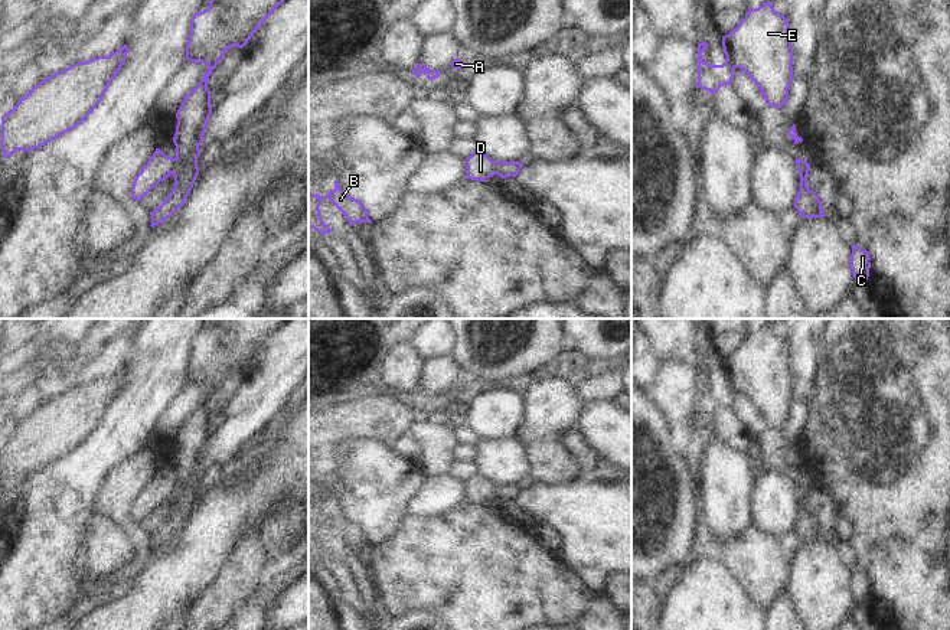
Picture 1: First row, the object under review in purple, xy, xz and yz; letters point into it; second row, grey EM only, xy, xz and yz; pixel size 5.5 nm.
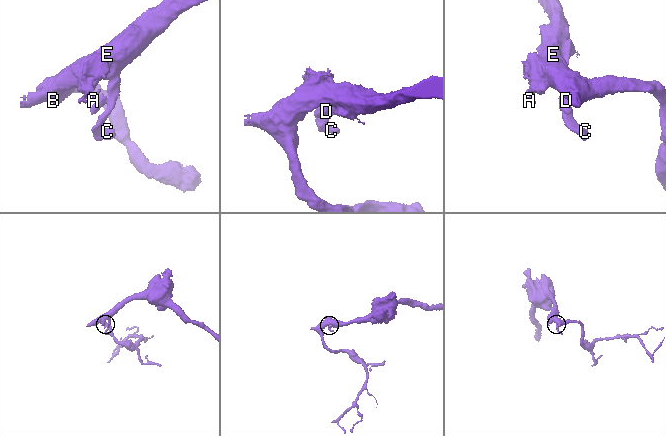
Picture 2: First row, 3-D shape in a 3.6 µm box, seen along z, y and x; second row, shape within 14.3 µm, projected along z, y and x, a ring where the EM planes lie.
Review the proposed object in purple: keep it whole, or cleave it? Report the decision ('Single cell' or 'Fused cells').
Fused cells

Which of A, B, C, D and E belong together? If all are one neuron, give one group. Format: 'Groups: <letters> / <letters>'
Groups: A B C E / D

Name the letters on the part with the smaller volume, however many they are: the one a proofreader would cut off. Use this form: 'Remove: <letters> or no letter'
Remove: D

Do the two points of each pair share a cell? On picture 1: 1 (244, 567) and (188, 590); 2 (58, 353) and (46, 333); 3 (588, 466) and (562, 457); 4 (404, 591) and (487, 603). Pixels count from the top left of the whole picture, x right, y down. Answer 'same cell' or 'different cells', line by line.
1: different cells
2: different cells
3: different cells
4: same cell

